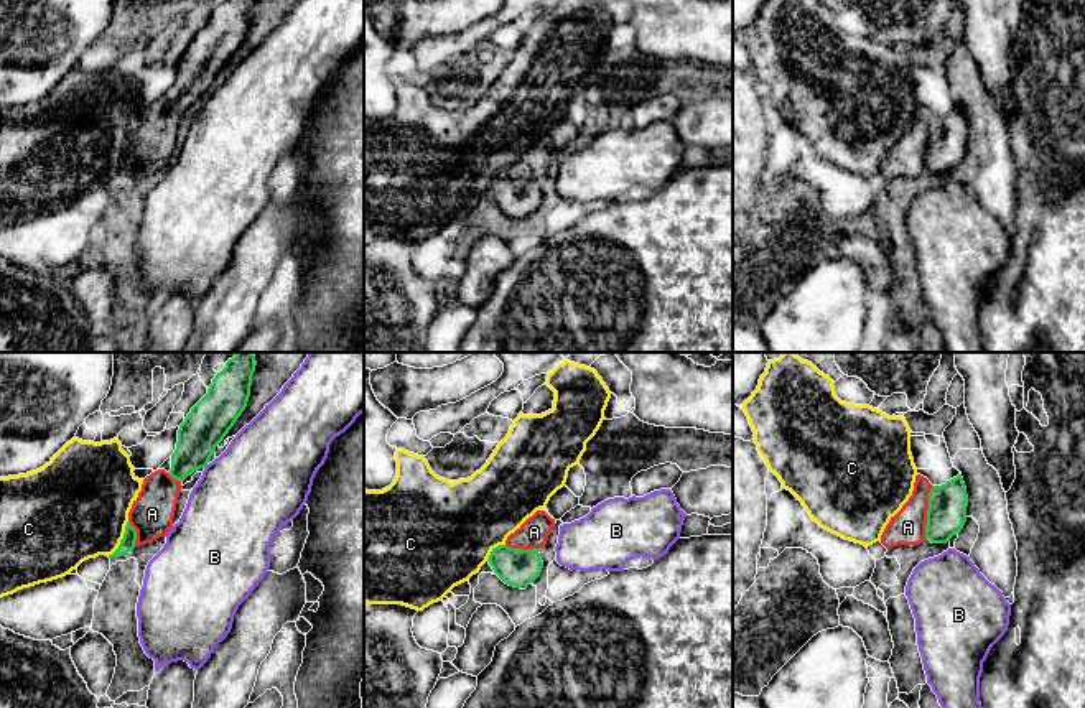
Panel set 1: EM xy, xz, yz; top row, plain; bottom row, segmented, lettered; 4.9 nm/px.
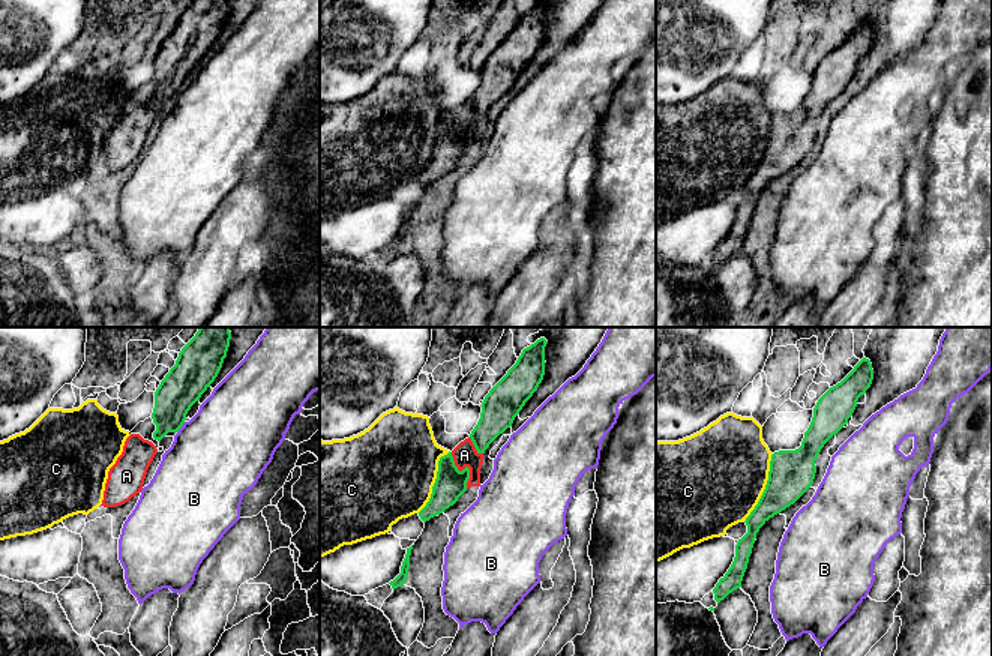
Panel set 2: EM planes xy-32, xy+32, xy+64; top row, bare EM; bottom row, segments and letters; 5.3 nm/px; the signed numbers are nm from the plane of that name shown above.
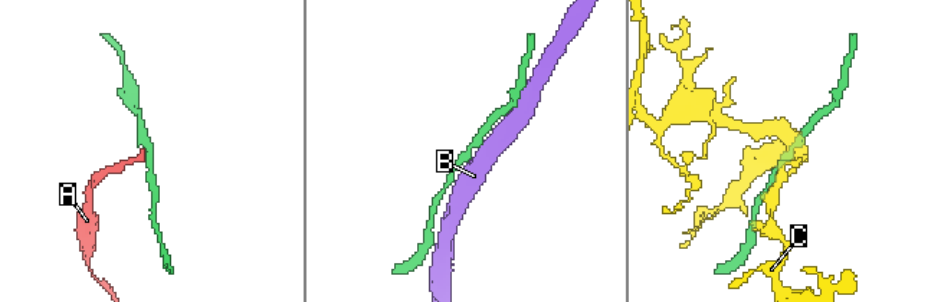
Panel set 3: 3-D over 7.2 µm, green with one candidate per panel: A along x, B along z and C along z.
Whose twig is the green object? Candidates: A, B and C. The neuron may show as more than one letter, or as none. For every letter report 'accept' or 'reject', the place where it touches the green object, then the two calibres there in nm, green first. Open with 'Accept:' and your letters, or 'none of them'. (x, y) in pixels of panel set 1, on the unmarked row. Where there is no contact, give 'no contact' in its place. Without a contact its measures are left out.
Accept: A
A: accept; meets green in yz at (927, 144); 190 nm thick on the green side, 180 nm on the other
B: reject; no contact
C: reject; meets green in xy at (122, 170); 80 nm thick on the green side, 480 nm on the other

